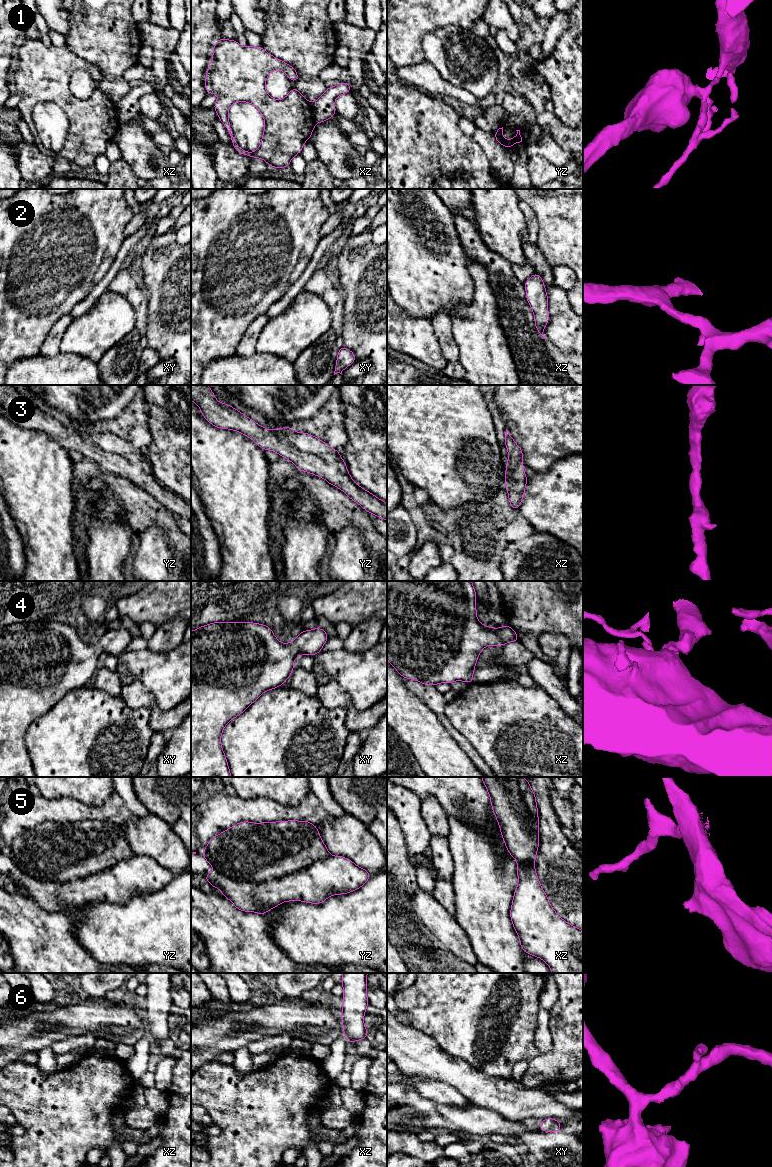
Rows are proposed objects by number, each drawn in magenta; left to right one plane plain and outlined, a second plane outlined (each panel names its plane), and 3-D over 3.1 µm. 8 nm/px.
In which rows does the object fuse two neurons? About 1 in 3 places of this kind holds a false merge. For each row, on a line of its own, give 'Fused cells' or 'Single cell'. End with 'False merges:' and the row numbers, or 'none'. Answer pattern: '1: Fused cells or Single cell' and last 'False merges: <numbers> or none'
1: Fused cells
2: Single cell
3: Single cell
4: Single cell
5: Fused cells
6: Single cell
False merges: 1, 5

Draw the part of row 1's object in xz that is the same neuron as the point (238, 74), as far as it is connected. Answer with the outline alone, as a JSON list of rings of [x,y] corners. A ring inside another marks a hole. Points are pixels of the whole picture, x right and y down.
[[[219,38],[212,50],[213,58],[205,76],[207,94],[218,94],[213,109],[219,120],[225,126],[230,142],[235,151],[250,158],[261,158],[268,166],[278,169],[289,167],[291,159],[300,154],[303,144],[310,139],[316,122],[313,119],[311,103],[293,87],[288,95],[281,100],[268,95],[265,85],[269,73],[273,70],[283,71],[287,77],[296,82],[299,79],[296,69],[284,61],[269,54],[263,47],[241,46],[236,40]],[[247,102],[254,105],[262,114],[265,122],[262,140],[259,148],[254,151],[242,149],[236,142],[231,129],[228,112],[232,104]]]

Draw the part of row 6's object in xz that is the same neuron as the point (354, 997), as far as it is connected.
[[[343,973],[341,985],[344,992],[342,995],[343,1005],[341,1019],[343,1025],[343,1035],[348,1043],[353,1043],[368,1038],[367,1028],[364,1025],[364,1014],[369,1004],[367,998],[367,975],[368,973]]]

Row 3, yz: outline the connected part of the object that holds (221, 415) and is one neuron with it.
[[[191,385],[191,401],[198,405],[203,417],[211,425],[242,433],[261,449],[278,453],[291,461],[299,471],[325,479],[364,510],[387,521],[387,503],[357,485],[340,451],[326,442],[306,432],[297,433],[291,427],[268,430],[232,406],[218,402],[208,385]]]

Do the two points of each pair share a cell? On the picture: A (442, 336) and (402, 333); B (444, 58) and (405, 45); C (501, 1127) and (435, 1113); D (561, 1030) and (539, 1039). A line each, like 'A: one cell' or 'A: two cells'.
A: two cells
B: two cells
C: one cell
D: two cells

